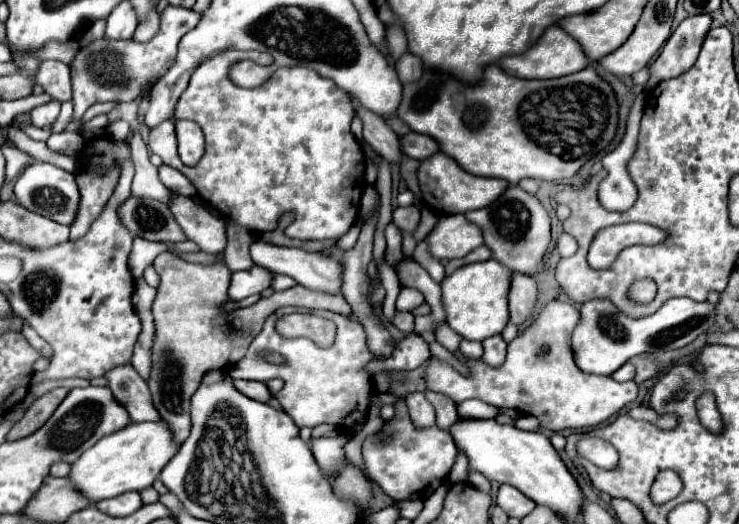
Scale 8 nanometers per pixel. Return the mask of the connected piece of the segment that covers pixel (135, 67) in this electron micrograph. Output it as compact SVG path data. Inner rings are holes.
M168 4L164 12L160 12L160 30L150 42L136 42L132 38L128 40L110 40L106 36L82 46L72 62L72 102L74 102L74 116L72 122L78 122L82 114L96 102L132 102L138 100L146 90L148 84L154 84L160 80L174 64L178 42L180 38L198 26L202 14L172 6ZM90 56L90 64L88 64Z

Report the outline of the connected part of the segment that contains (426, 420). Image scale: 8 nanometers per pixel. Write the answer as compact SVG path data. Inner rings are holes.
M422 392L416 394L408 394L406 396L406 406L408 406L408 414L410 420L416 428L424 430L424 428L432 428L436 424L436 416L434 416L434 408L432 404L424 398Z

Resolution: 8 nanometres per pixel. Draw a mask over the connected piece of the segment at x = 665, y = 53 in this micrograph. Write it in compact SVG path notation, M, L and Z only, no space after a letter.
M708 14L688 16L666 40L662 46L660 56L650 66L650 80L648 90L656 88L660 82L676 78L684 72L688 72L702 48L702 42L706 38L706 32L710 30L712 18Z

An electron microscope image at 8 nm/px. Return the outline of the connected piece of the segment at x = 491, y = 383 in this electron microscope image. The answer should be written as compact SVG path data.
M558 298L546 302L536 320L520 332L510 344L506 362L498 368L488 366L482 358L466 358L460 350L452 352L468 370L470 376L462 376L454 366L440 358L430 358L424 374L426 390L450 396L456 404L478 398L498 408L514 408L522 414L536 416L542 430L592 430L612 416L616 416L626 404L638 396L636 382L616 382L610 376L596 376L582 372L574 364L570 334L578 324L580 312L574 304Z

